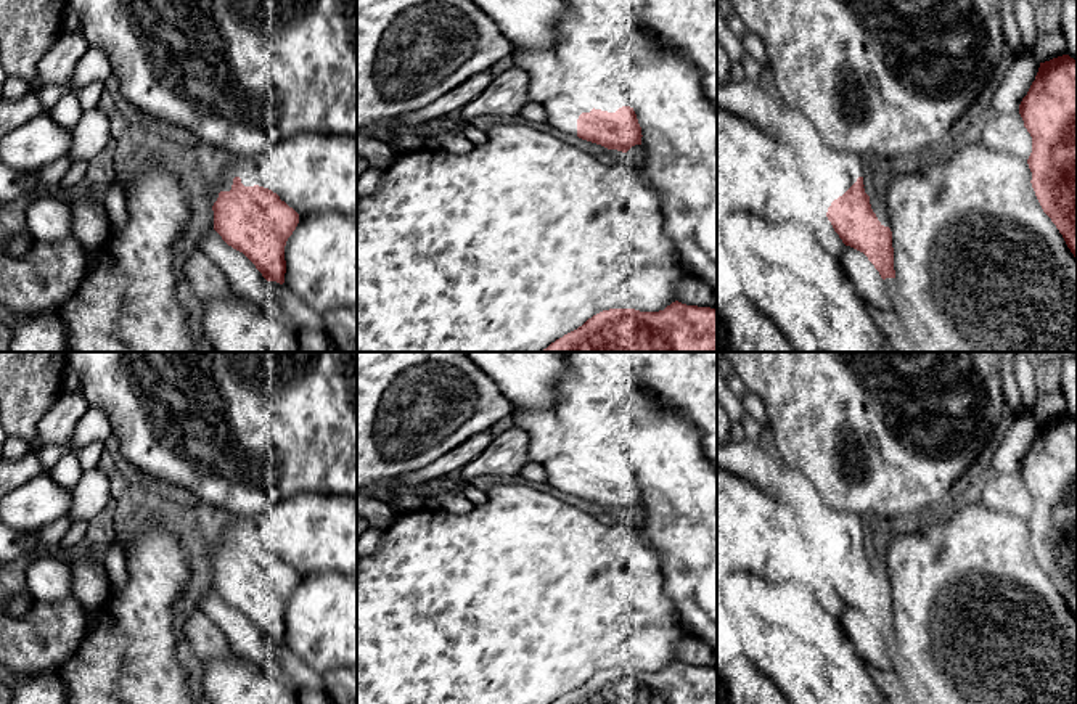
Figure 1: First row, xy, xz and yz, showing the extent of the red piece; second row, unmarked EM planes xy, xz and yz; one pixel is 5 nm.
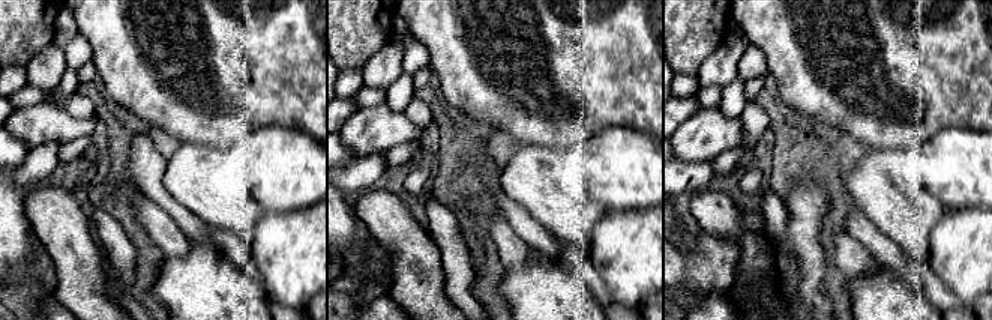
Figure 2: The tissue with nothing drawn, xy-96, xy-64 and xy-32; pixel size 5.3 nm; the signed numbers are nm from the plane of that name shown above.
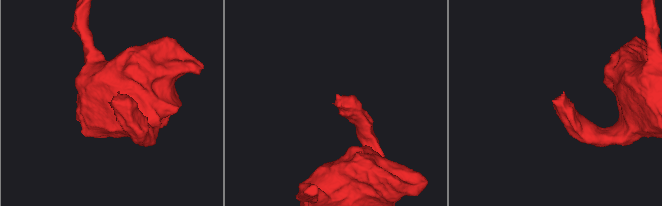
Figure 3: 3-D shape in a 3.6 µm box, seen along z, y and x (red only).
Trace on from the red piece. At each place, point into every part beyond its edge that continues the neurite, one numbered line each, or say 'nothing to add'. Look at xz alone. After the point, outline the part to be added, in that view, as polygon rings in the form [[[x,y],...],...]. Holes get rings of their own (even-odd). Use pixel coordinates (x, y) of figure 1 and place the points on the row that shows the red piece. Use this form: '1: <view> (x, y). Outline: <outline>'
1: xz (563, 111). Outline: [[[569,90],[545,101],[543,106],[547,111],[547,122],[569,135],[577,135],[579,116],[593,109],[584,95]]]

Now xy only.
1: xy (224, 184). Outline: [[[225,169],[222,172],[222,177],[217,180],[207,180],[206,183],[206,193],[209,196],[209,201],[214,204],[219,198],[220,191],[230,191],[233,185],[233,172],[230,169]]]

